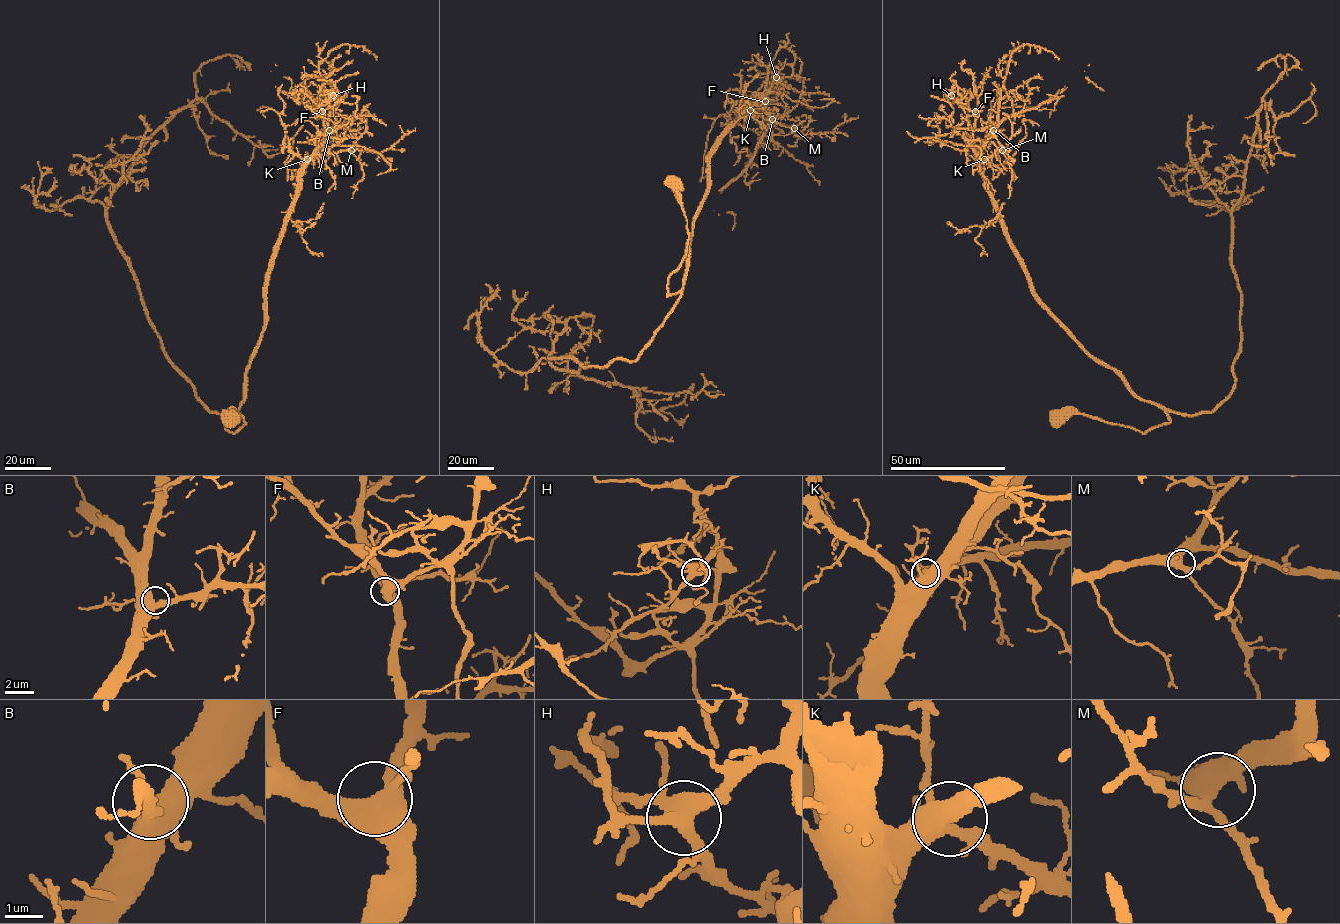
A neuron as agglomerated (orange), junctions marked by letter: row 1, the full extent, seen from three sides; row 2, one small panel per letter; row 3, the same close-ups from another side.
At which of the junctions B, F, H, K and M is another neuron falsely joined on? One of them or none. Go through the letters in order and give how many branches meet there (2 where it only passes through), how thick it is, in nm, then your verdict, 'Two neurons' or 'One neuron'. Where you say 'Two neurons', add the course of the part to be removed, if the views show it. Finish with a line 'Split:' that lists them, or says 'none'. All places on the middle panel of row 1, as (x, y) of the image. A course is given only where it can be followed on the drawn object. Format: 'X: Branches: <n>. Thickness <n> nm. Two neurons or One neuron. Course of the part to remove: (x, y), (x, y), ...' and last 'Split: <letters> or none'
B: Branches: 3. Thickness 460 nm. One neuron
F: Branches: 4. Thickness 500 nm. One neuron
H: Branches: 5. Thickness 480 nm. Two neurons. Course of the part to remove: (776, 76), (769, 86), (777, 99), (751, 95), (783, 93), (812, 107), (827, 106), (833, 98), (820, 100)
K: Branches: 5. Thickness 480 nm. One neuron
M: Branches: 4. Thickness 420 nm. One neuron
Split: H

